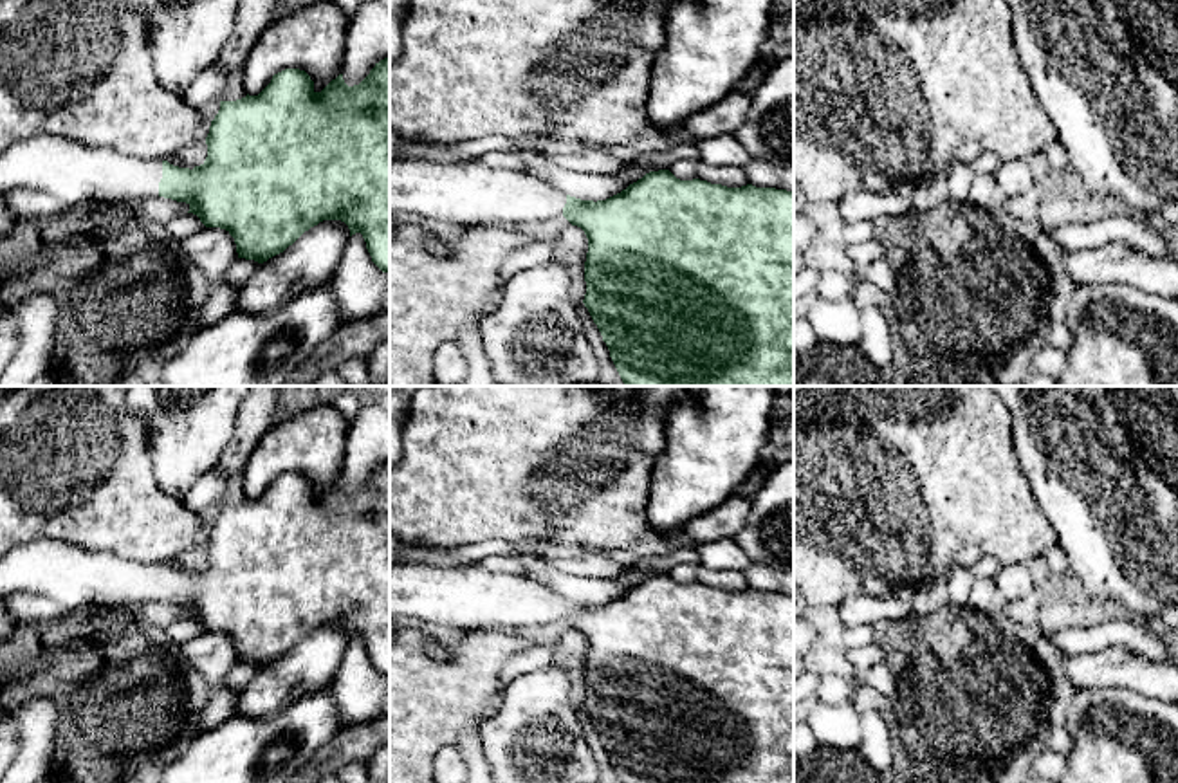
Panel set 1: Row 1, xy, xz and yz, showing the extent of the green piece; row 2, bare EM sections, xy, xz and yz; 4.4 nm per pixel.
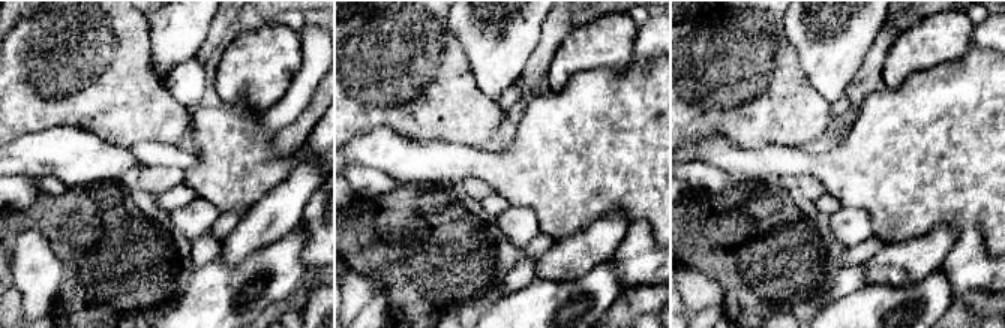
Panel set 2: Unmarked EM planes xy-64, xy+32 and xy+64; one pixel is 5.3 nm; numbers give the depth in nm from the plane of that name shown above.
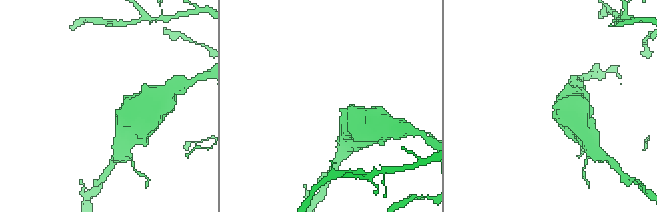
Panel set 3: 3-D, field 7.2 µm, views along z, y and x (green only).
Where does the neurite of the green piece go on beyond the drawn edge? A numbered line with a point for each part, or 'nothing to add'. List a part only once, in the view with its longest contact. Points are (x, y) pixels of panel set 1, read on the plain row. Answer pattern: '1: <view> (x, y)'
1: xy (71, 576)

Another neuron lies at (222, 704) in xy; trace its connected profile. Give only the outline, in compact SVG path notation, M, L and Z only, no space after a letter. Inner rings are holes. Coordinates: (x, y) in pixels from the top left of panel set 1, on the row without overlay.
M216 686L213 689L211 700L206 704L206 707L197 714L197 732L211 731L220 722L227 720L235 714L238 700L238 691L227 686Z

